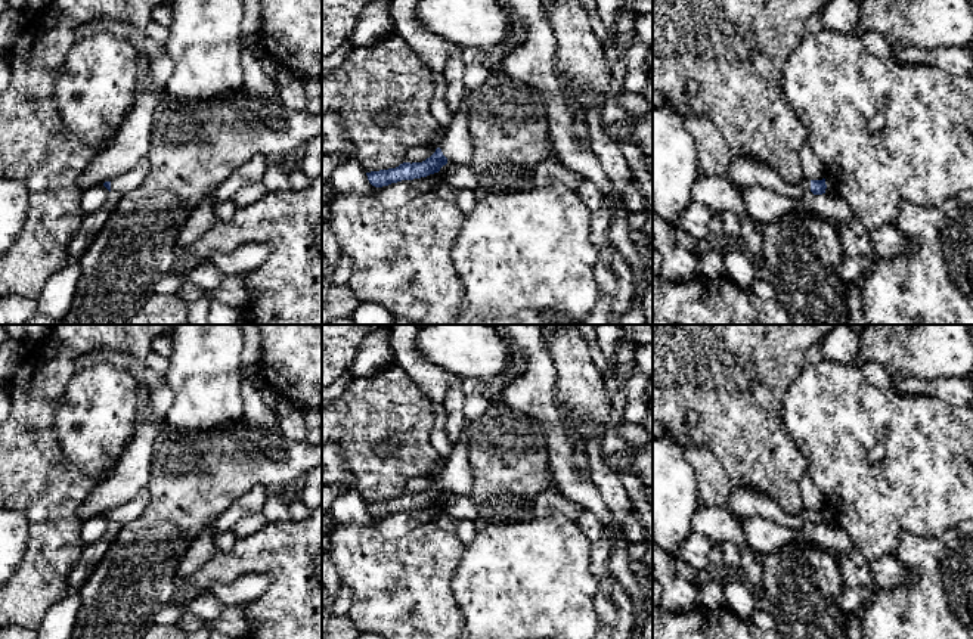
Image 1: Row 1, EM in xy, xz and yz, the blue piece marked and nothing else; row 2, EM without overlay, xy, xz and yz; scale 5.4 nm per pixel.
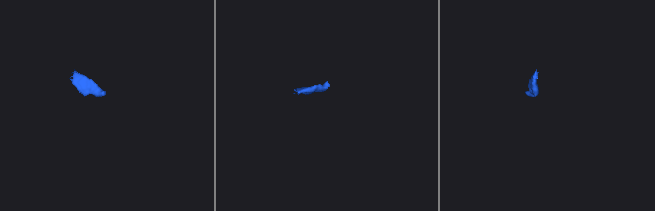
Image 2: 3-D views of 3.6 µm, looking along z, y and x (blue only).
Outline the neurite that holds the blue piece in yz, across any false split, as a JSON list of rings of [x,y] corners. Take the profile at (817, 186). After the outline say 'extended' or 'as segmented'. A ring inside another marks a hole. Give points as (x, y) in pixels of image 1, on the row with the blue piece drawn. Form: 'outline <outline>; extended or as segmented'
outline [[[803,177],[800,182],[797,182],[797,184],[802,186],[806,192],[812,192],[814,195],[822,195],[827,189],[825,179],[809,180]]]; extended

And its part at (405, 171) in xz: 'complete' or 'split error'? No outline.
split error

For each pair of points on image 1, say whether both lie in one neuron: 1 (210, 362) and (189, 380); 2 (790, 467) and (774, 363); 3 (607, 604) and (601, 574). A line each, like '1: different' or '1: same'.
1: same
2: same
3: same

